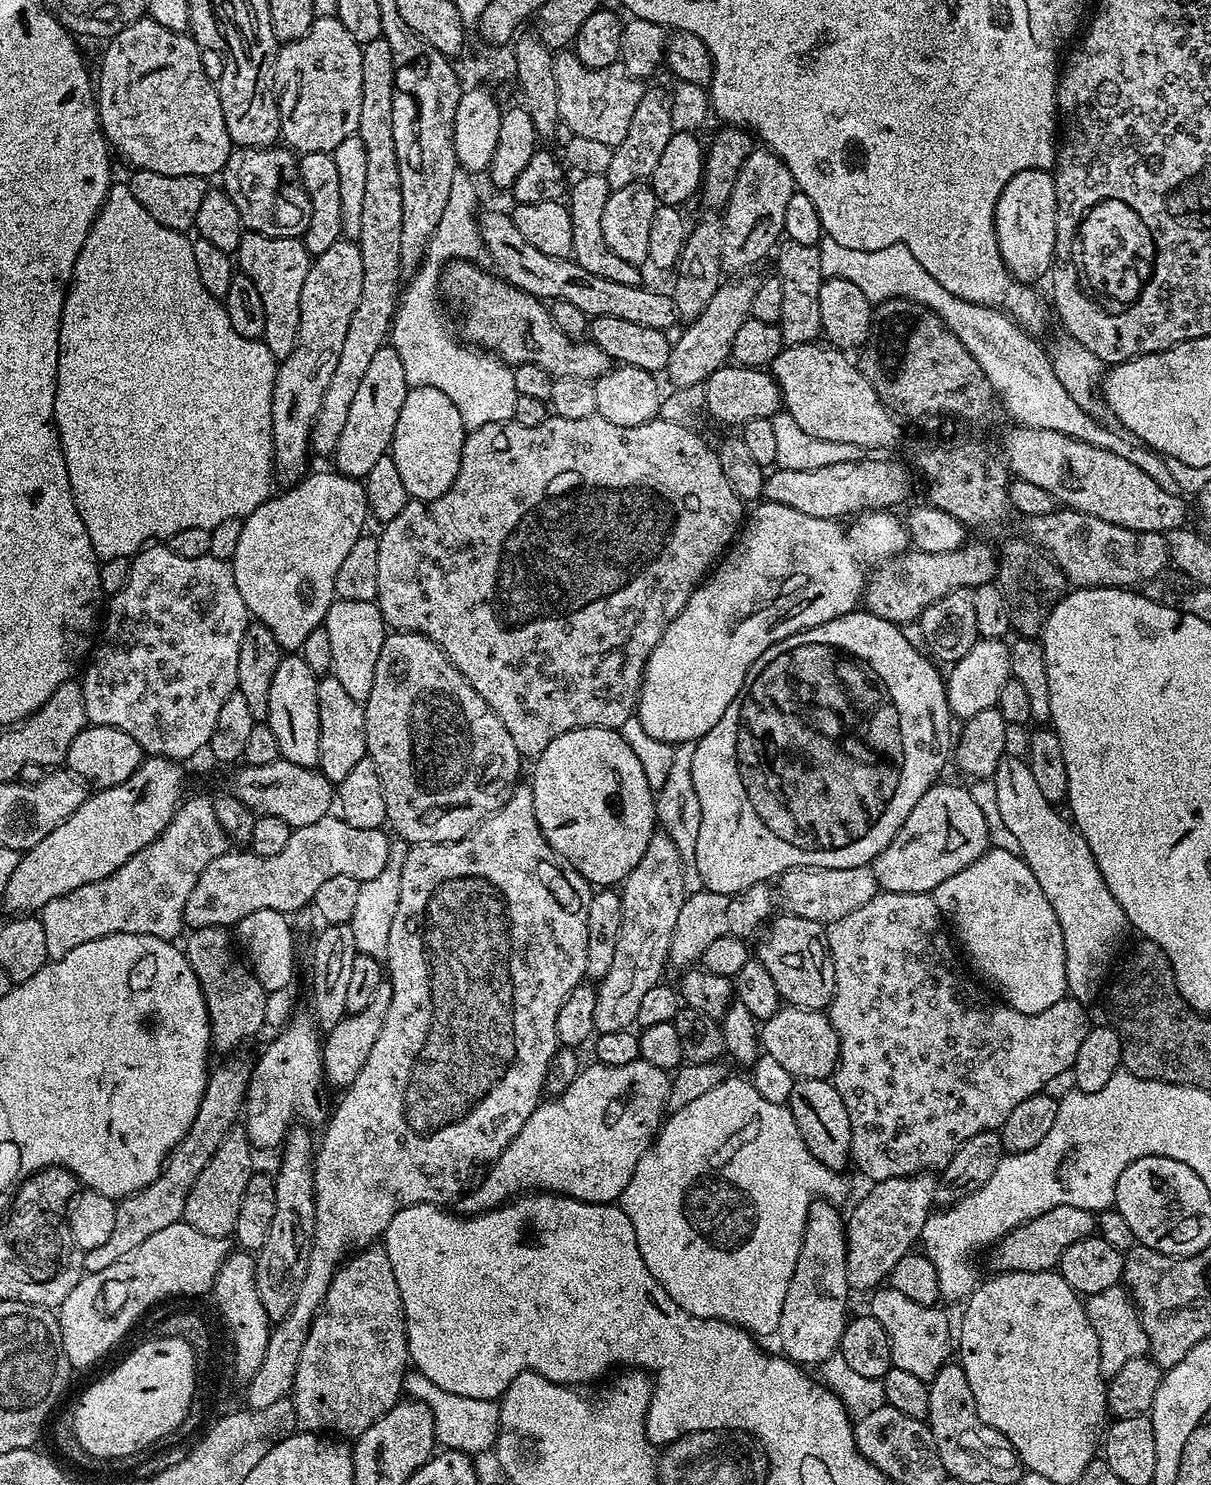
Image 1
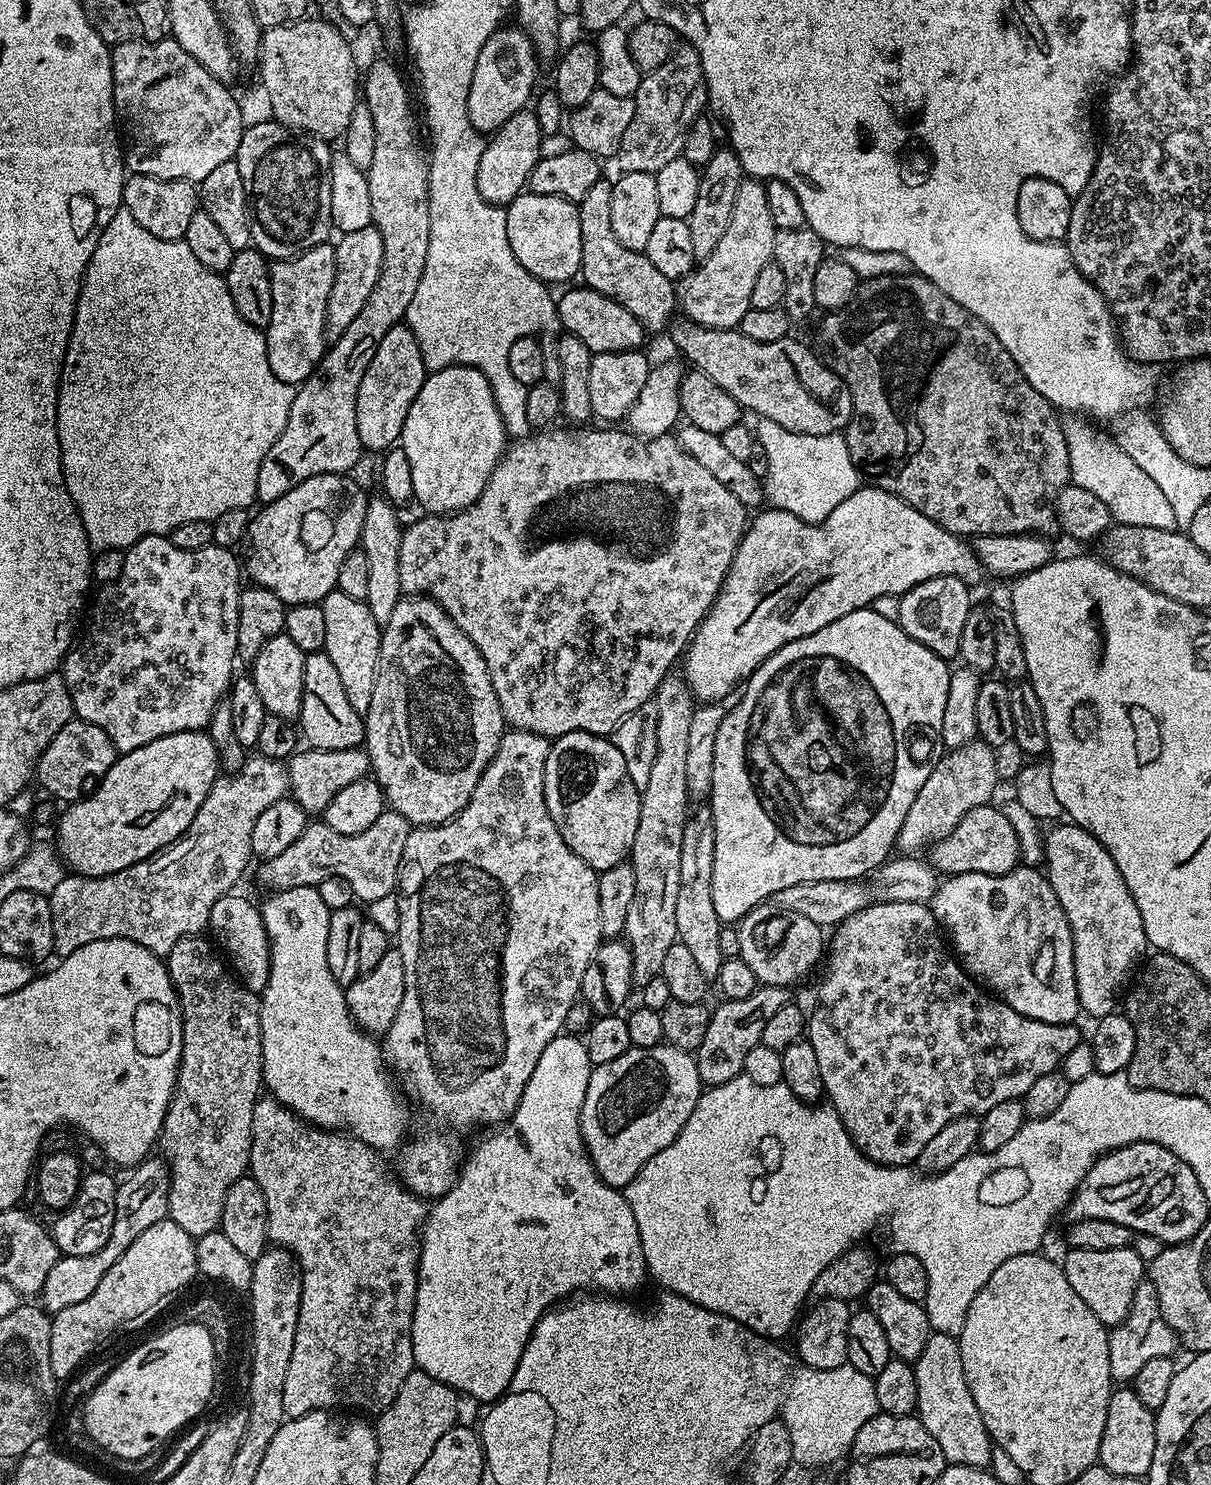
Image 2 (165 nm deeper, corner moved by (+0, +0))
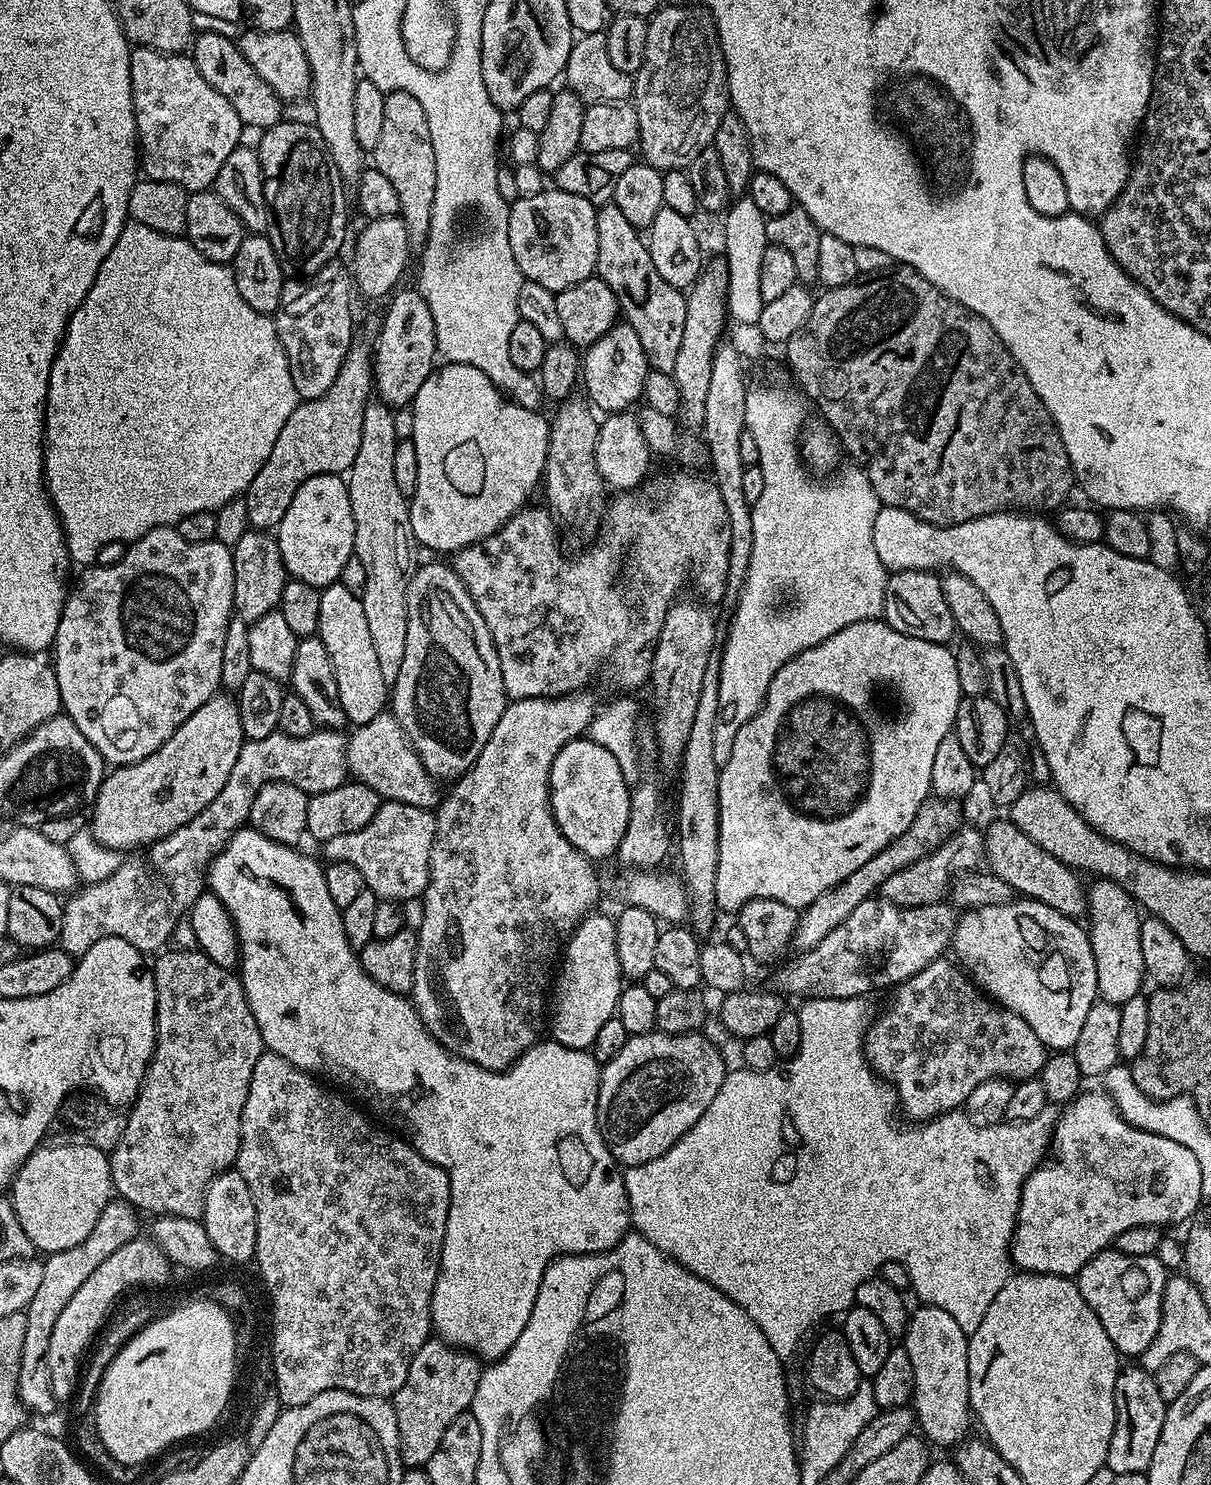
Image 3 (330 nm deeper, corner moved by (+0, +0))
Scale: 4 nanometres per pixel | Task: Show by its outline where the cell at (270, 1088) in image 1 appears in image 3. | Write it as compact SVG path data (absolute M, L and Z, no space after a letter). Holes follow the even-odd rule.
M245 826L232 833L227 846L212 859L206 869L207 887L222 902L222 906L226 906L236 927L236 937L240 943L238 975L240 981L244 983L244 993L254 1014L254 1022L258 1022L258 1030L262 1034L267 1051L286 1058L286 1062L290 1062L295 1068L301 1068L317 1078L329 1076L332 1080L341 1080L353 1092L351 1095L357 1101L369 1100L382 1115L404 1124L405 1130L408 1131L407 1139L412 1147L418 1150L418 1154L446 1170L450 1178L450 1210L440 1251L440 1269L432 1295L432 1327L435 1335L451 1344L453 1348L463 1348L484 1362L498 1361L506 1355L510 1346L514 1346L514 1342L518 1342L522 1330L526 1330L526 1322L530 1322L530 1314L534 1310L534 1298L538 1298L538 1286L548 1265L557 1256L608 1252L614 1246L618 1246L618 1242L622 1242L630 1231L632 1214L628 1211L624 1178L616 1159L610 1154L602 1138L596 1117L602 1065L594 1059L591 1051L567 1048L551 1038L545 1039L545 1044L543 1042L533 1044L510 1068L502 1072L486 1070L443 1048L424 1029L422 1018L416 1013L416 1005L407 995L386 990L386 986L378 986L378 982L374 982L374 978L370 978L370 974L364 972L357 949L352 948L346 938L346 930L340 917L342 910L334 906L330 890L326 890L326 878L321 861L311 860L306 853L299 852L300 850L296 846L274 842L266 838L266 834L262 834L257 828Z

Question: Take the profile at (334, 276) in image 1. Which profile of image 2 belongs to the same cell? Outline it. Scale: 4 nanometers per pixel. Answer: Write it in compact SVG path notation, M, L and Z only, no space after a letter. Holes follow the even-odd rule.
M363 228L353 232L343 233L339 237L340 241L335 241L336 249L336 273L334 274L334 290L330 290L330 302L326 302L326 326L324 331L329 341L335 342L344 333L346 326L362 314L362 306L366 306L366 298L370 298L370 290L378 282L378 274L382 270L382 234L378 234L376 228Z

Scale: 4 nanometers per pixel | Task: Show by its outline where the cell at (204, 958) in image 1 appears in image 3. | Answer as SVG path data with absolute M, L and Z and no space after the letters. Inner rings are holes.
M165 951L159 957L161 960L152 968L152 977L156 987L156 1045L152 1051L152 1060L148 1064L142 1086L138 1090L136 1099L130 1105L132 1113L126 1116L126 1123L122 1130L122 1142L118 1142L118 1146L110 1153L110 1163L112 1165L112 1187L115 1195L121 1200L127 1200L141 1213L152 1212L153 1217L166 1215L200 1220L204 1214L206 1190L210 1186L210 1182L218 1174L229 1171L238 1158L240 1119L242 1118L242 1110L246 1106L246 1094L250 1090L250 1074L254 1074L254 1066L266 1049L262 1034L258 1030L258 1022L254 1022L254 1014L248 1005L248 999L244 993L244 983L240 981L239 975L231 968L223 968L210 962L210 958L206 958L204 952L191 951Z

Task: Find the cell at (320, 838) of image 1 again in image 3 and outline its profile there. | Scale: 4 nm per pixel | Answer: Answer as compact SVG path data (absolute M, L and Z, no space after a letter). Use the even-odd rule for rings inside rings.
M393 800L381 803L378 814L362 830L354 834L338 834L338 838L323 841L323 859L328 862L350 862L350 866L362 873L364 887L376 895L377 900L418 900L423 897L430 878L430 850L436 840L436 818L427 808L410 806Z

